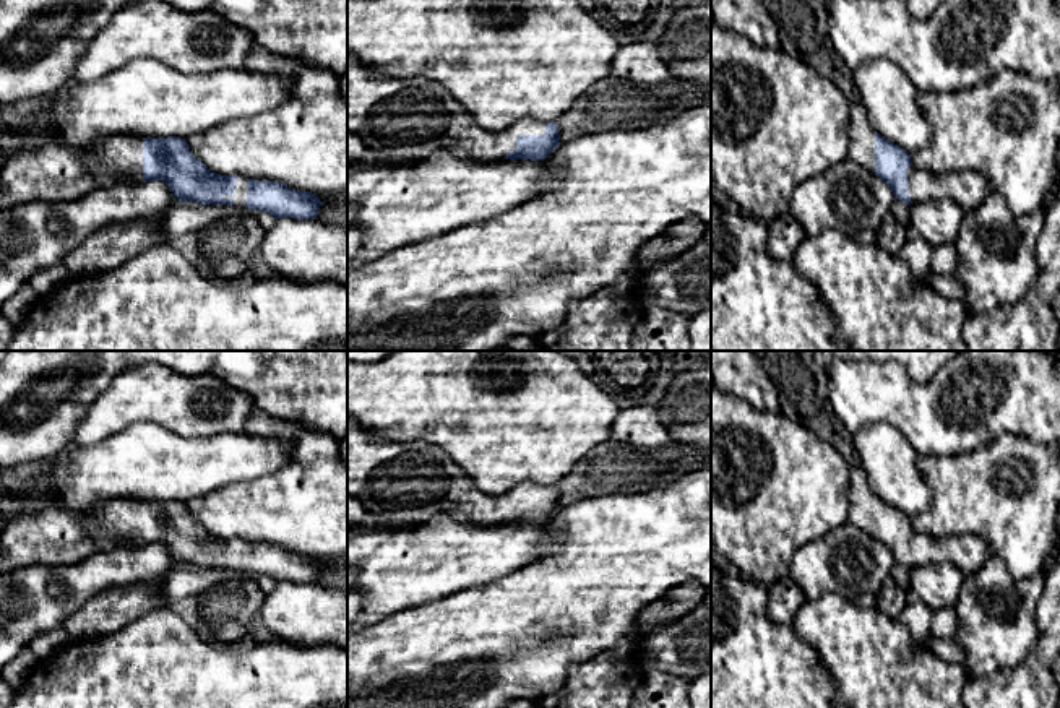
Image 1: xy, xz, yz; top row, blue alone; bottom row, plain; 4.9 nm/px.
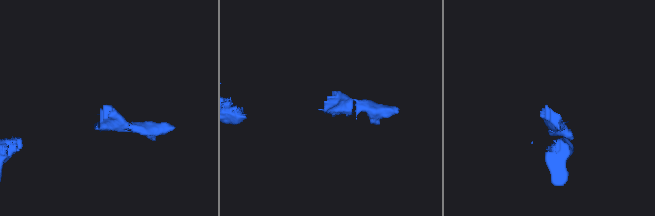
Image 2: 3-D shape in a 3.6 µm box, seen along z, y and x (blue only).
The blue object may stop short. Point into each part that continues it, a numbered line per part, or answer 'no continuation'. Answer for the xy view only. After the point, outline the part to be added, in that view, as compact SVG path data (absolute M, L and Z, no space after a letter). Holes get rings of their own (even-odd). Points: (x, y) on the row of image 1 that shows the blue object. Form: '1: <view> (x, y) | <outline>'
1: xy (239, 195) | M237 175L237 187L232 193L234 205L245 206L247 205L247 179Z

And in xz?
1: xz (419, 116) | M347 54L347 133L357 135L365 148L399 148L412 162L437 149L461 159L495 162L516 149L518 135L542 135L547 123L519 120L505 130L485 130L440 83L422 75L380 76Z

